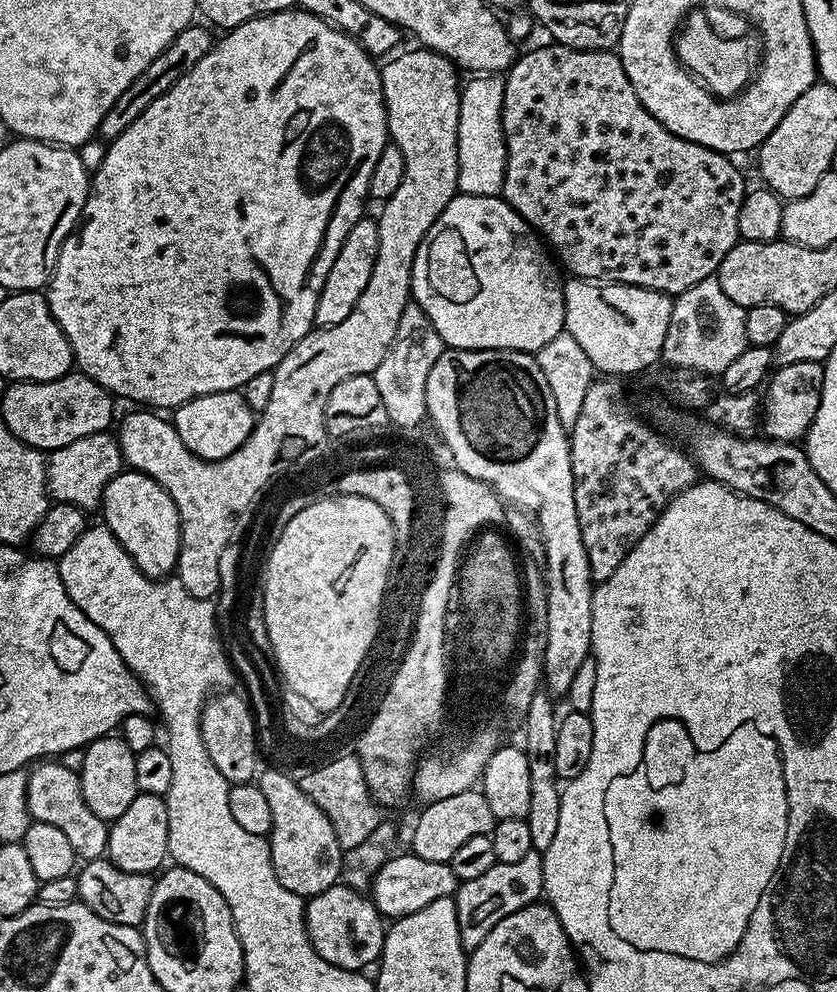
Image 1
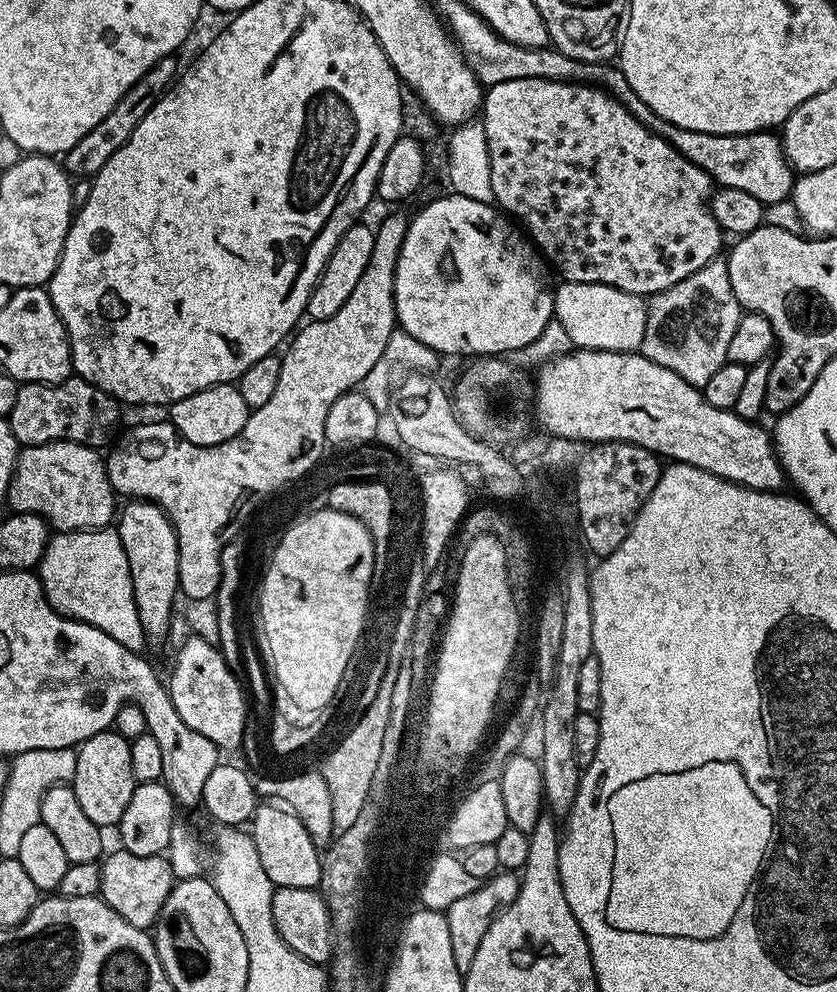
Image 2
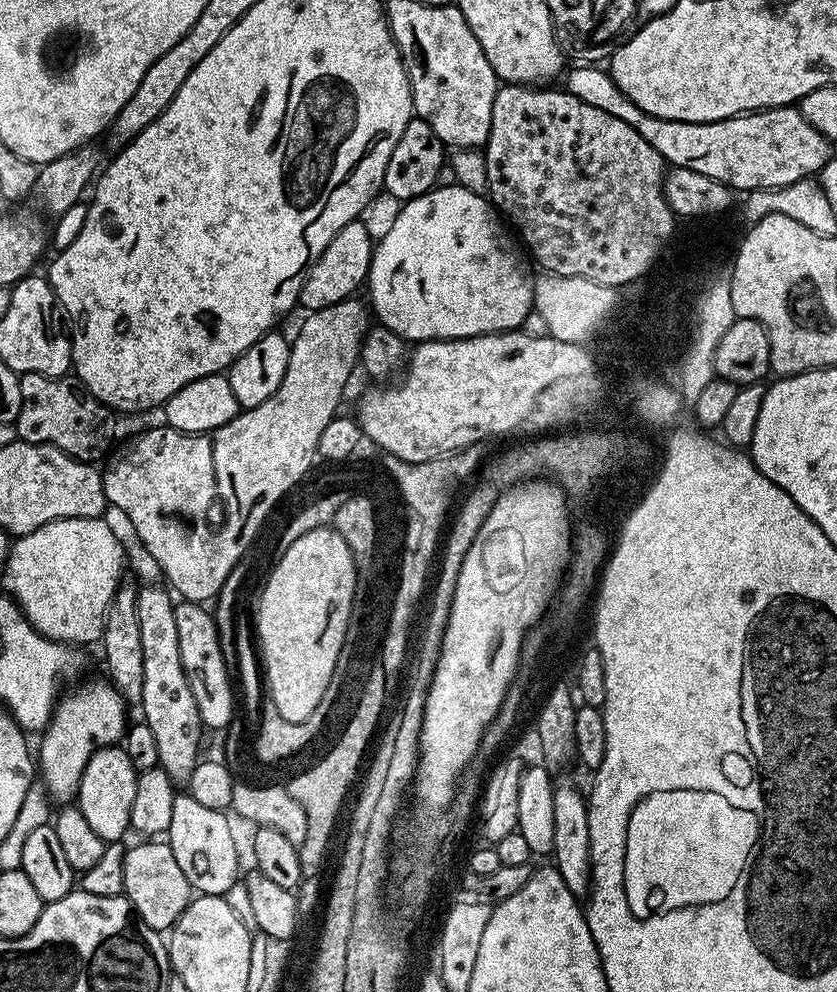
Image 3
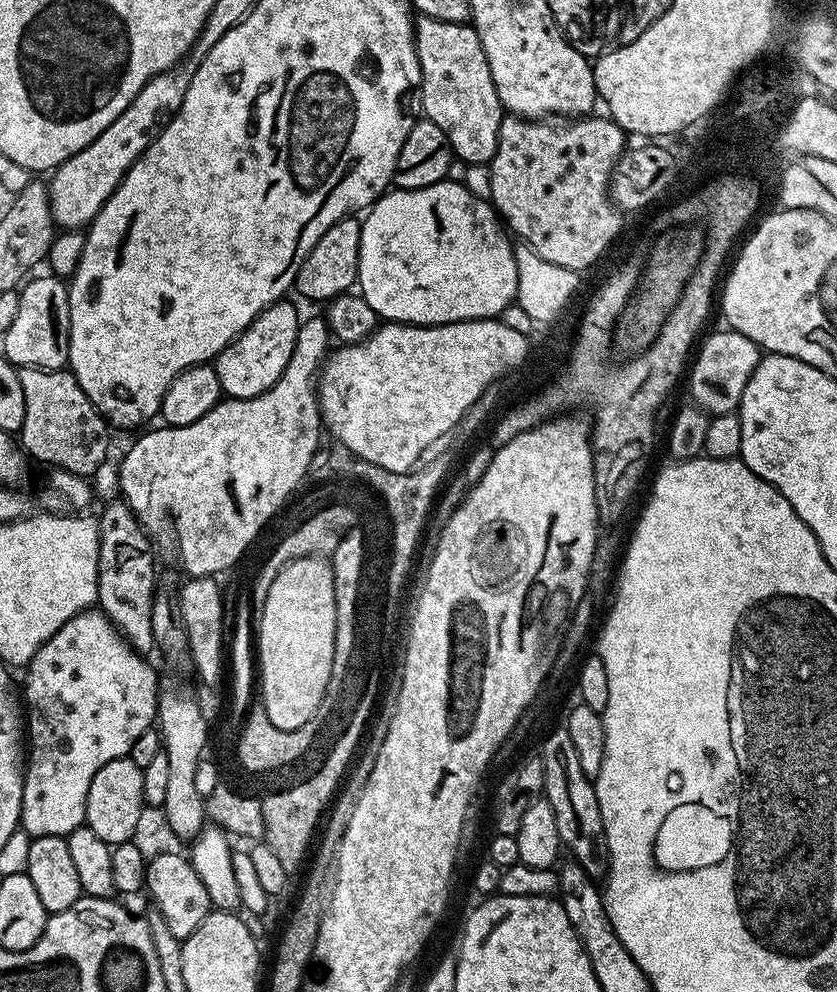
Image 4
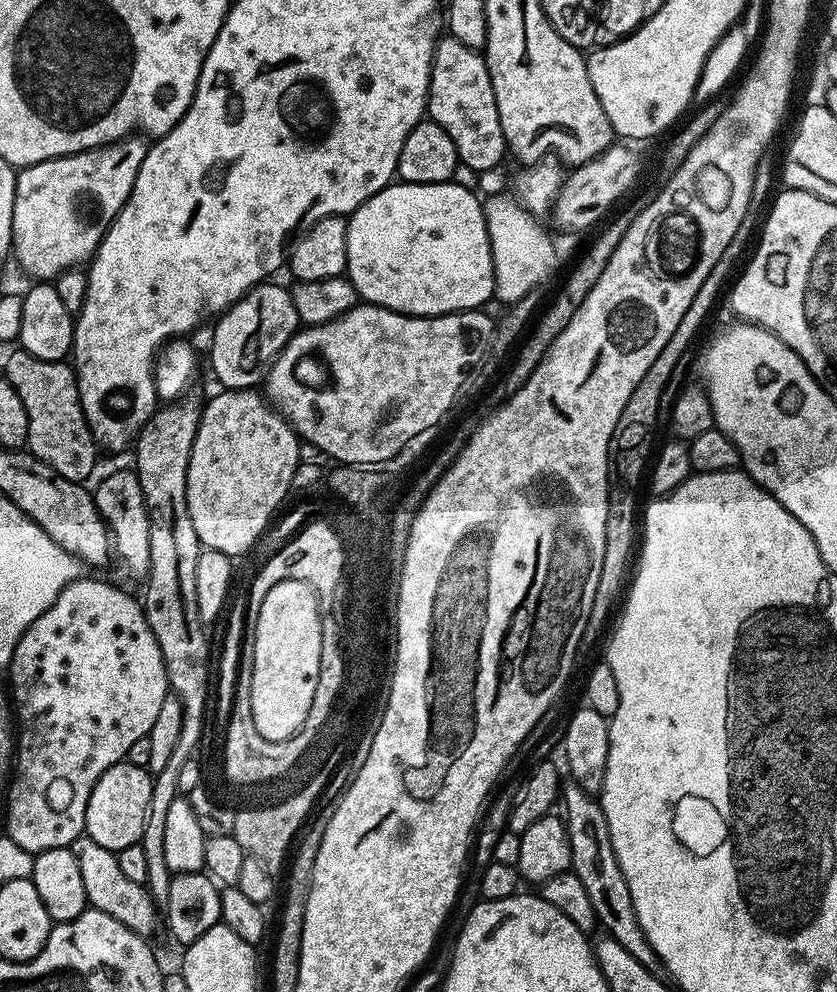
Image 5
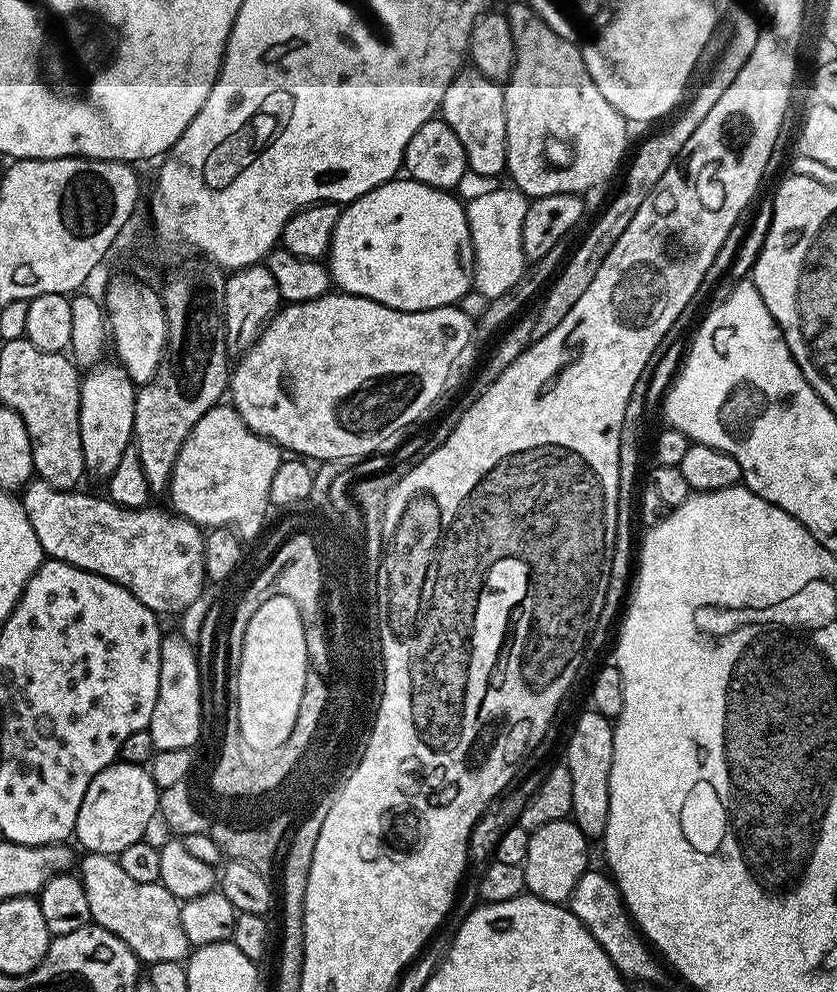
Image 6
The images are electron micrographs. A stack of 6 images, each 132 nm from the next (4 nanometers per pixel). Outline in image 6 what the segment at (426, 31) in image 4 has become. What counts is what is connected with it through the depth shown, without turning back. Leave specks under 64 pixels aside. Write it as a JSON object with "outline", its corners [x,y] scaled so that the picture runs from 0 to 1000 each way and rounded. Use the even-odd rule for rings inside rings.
{"outline":[[[556,71],[538,87],[528,106],[528,120],[542,131],[547,143],[552,143],[552,151],[557,155],[559,171],[566,175],[576,175],[576,179],[597,179],[605,170],[605,123],[602,122],[602,106],[599,98],[589,93],[571,75]]]}

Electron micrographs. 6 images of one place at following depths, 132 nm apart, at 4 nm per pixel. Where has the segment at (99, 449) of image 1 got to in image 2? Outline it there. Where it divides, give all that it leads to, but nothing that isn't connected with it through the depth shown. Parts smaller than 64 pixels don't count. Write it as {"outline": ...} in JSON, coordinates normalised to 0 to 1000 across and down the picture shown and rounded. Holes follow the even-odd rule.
{"outline":[[[82,444],[25,451],[10,491],[8,511],[16,517],[45,518],[68,537],[109,536],[130,531],[141,516],[141,500],[131,490],[125,461],[119,459],[116,453]]]}

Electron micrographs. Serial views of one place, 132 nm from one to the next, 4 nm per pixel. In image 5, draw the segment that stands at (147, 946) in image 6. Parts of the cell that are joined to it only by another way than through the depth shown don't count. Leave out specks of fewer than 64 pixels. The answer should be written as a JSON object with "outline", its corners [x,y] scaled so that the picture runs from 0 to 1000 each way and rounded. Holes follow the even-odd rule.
{"outline":[[[103,841],[96,842],[84,854],[93,865],[93,874],[98,876],[98,890],[103,892],[106,912],[122,917],[122,921],[131,921],[131,925],[141,925],[141,929],[160,938],[160,942],[180,945],[180,940],[186,935],[189,916],[176,894],[165,889],[155,889],[155,885],[151,885],[151,881],[146,881],[141,873],[139,860],[117,853],[117,849],[112,849]]]}

